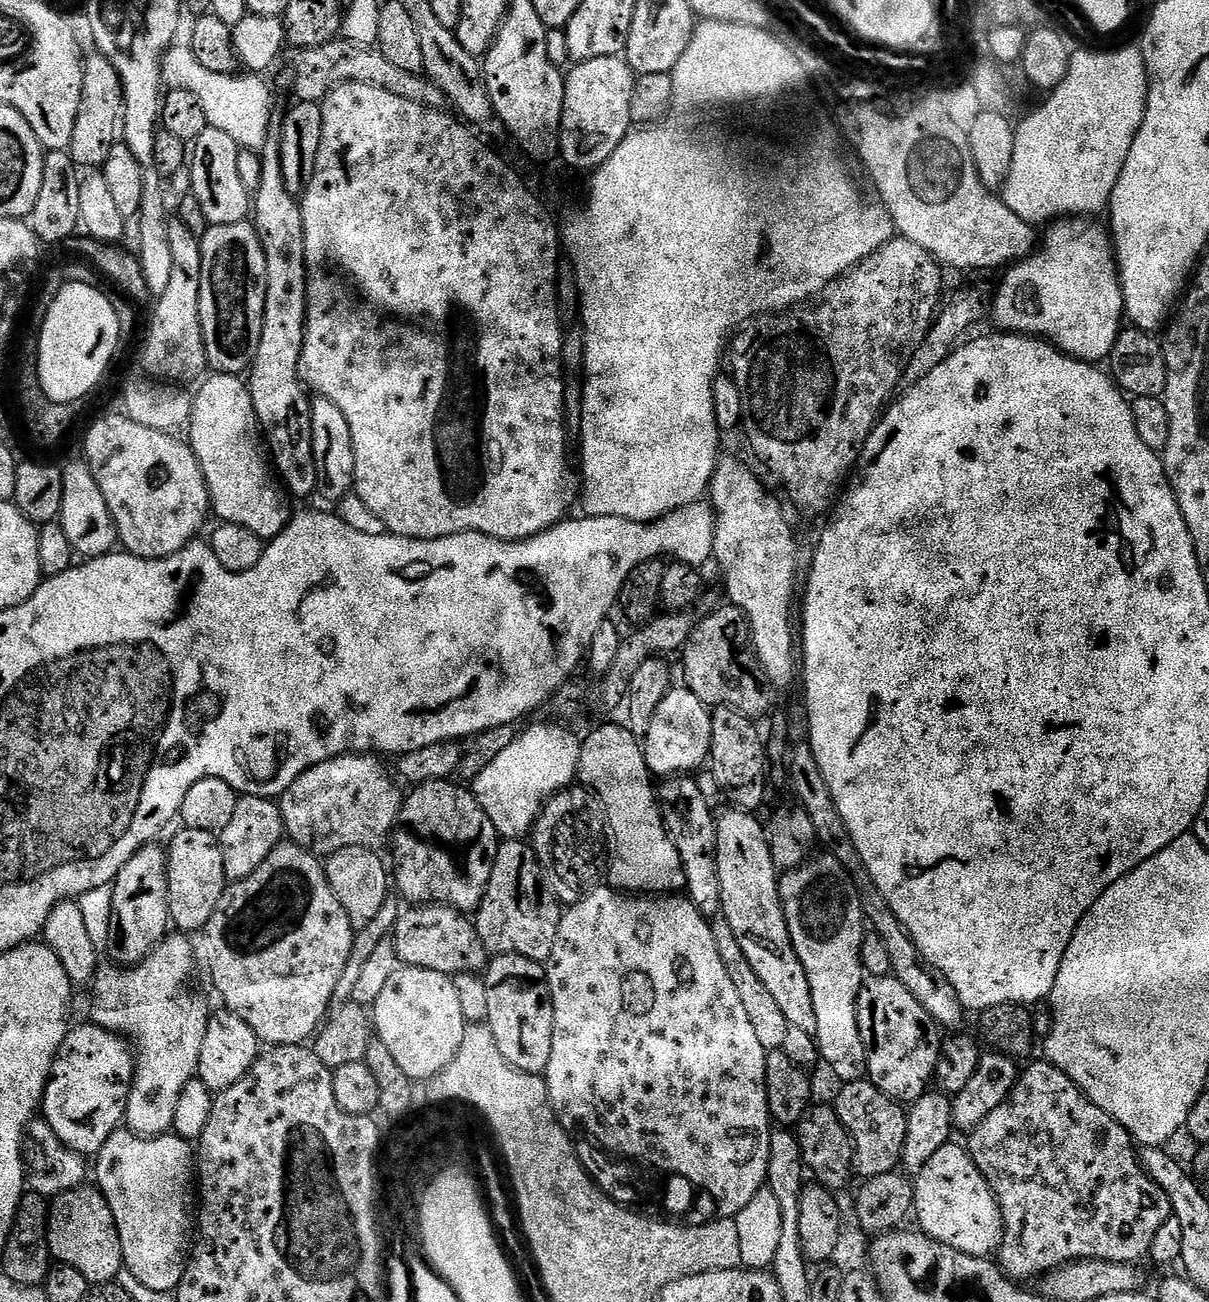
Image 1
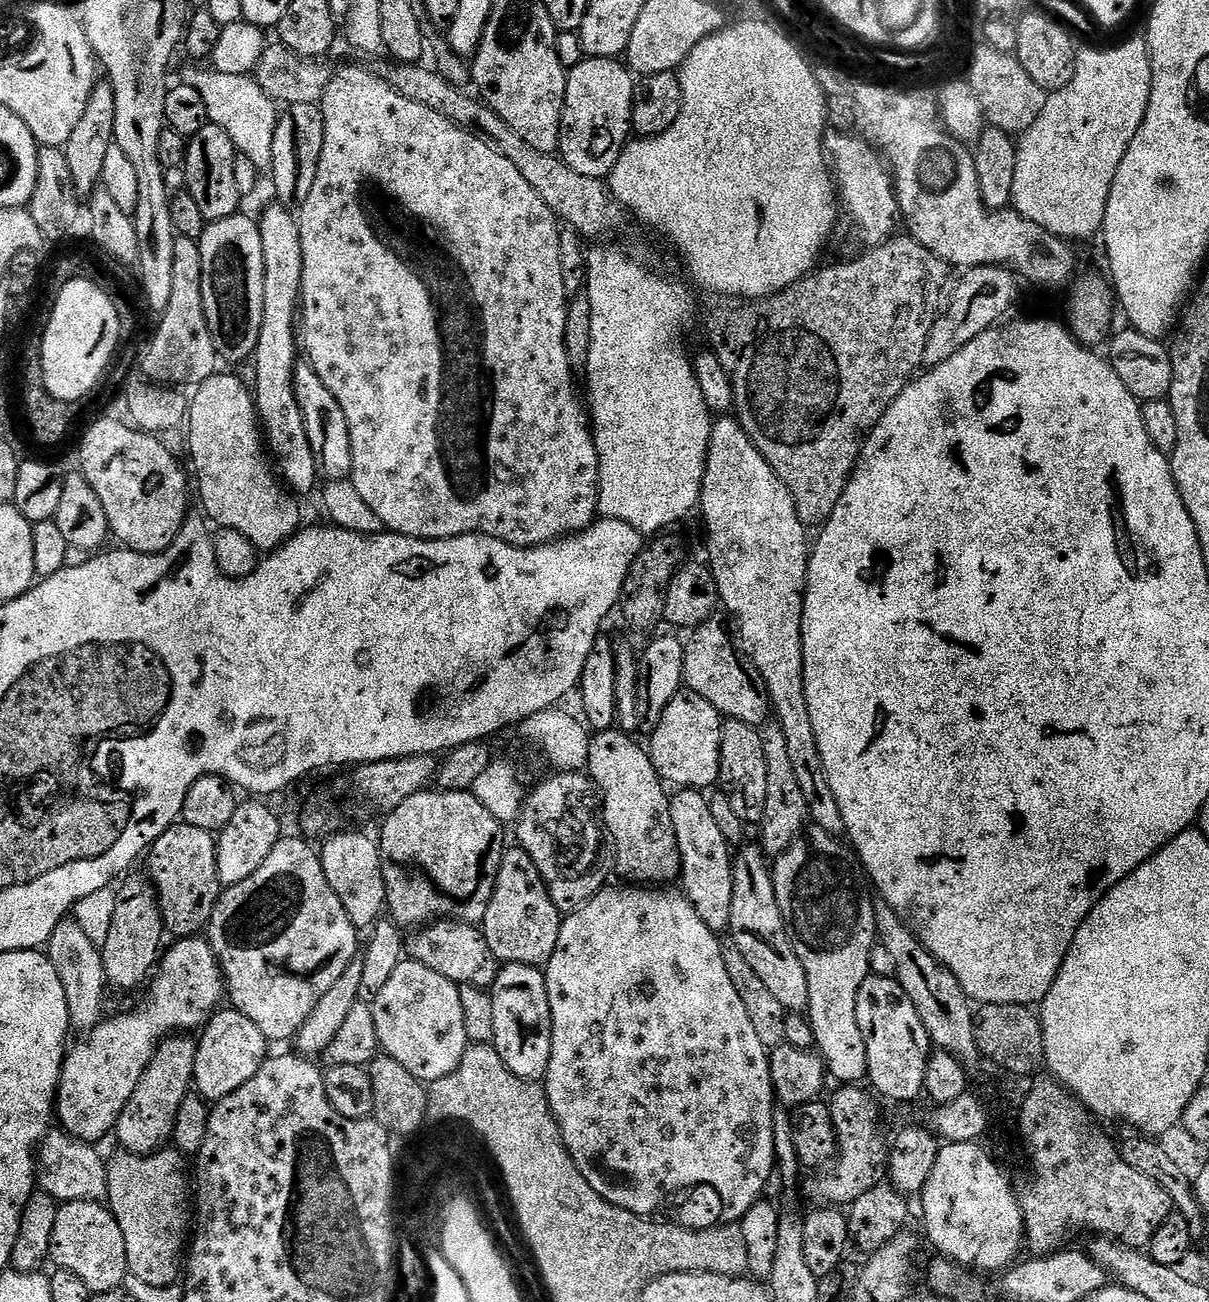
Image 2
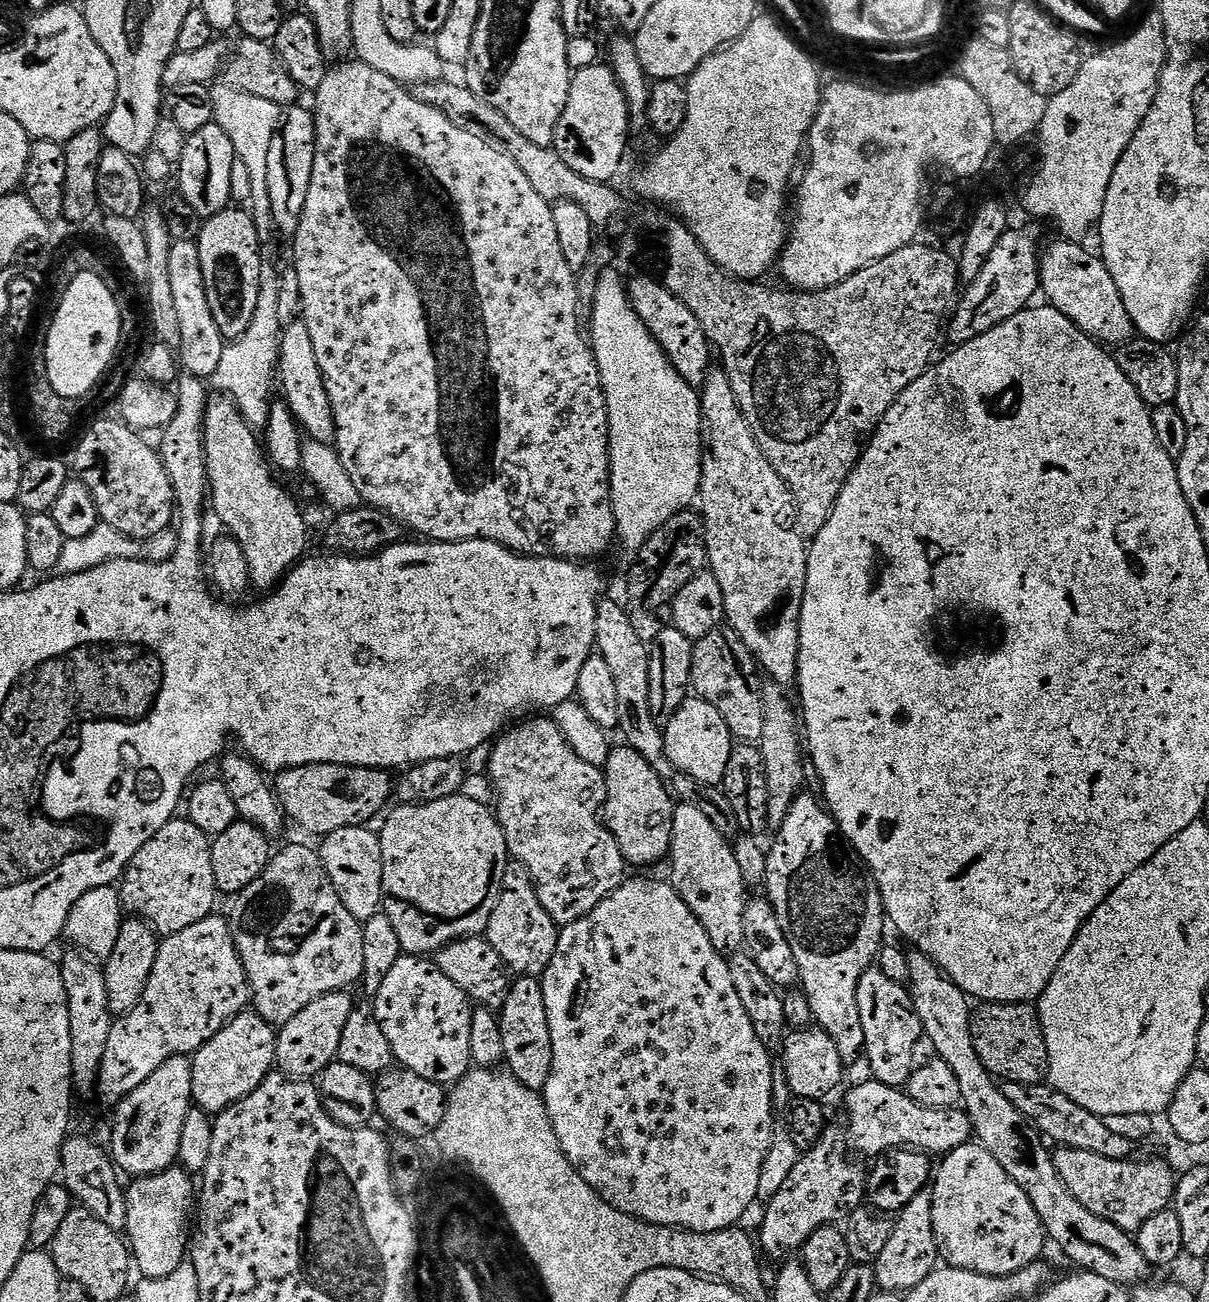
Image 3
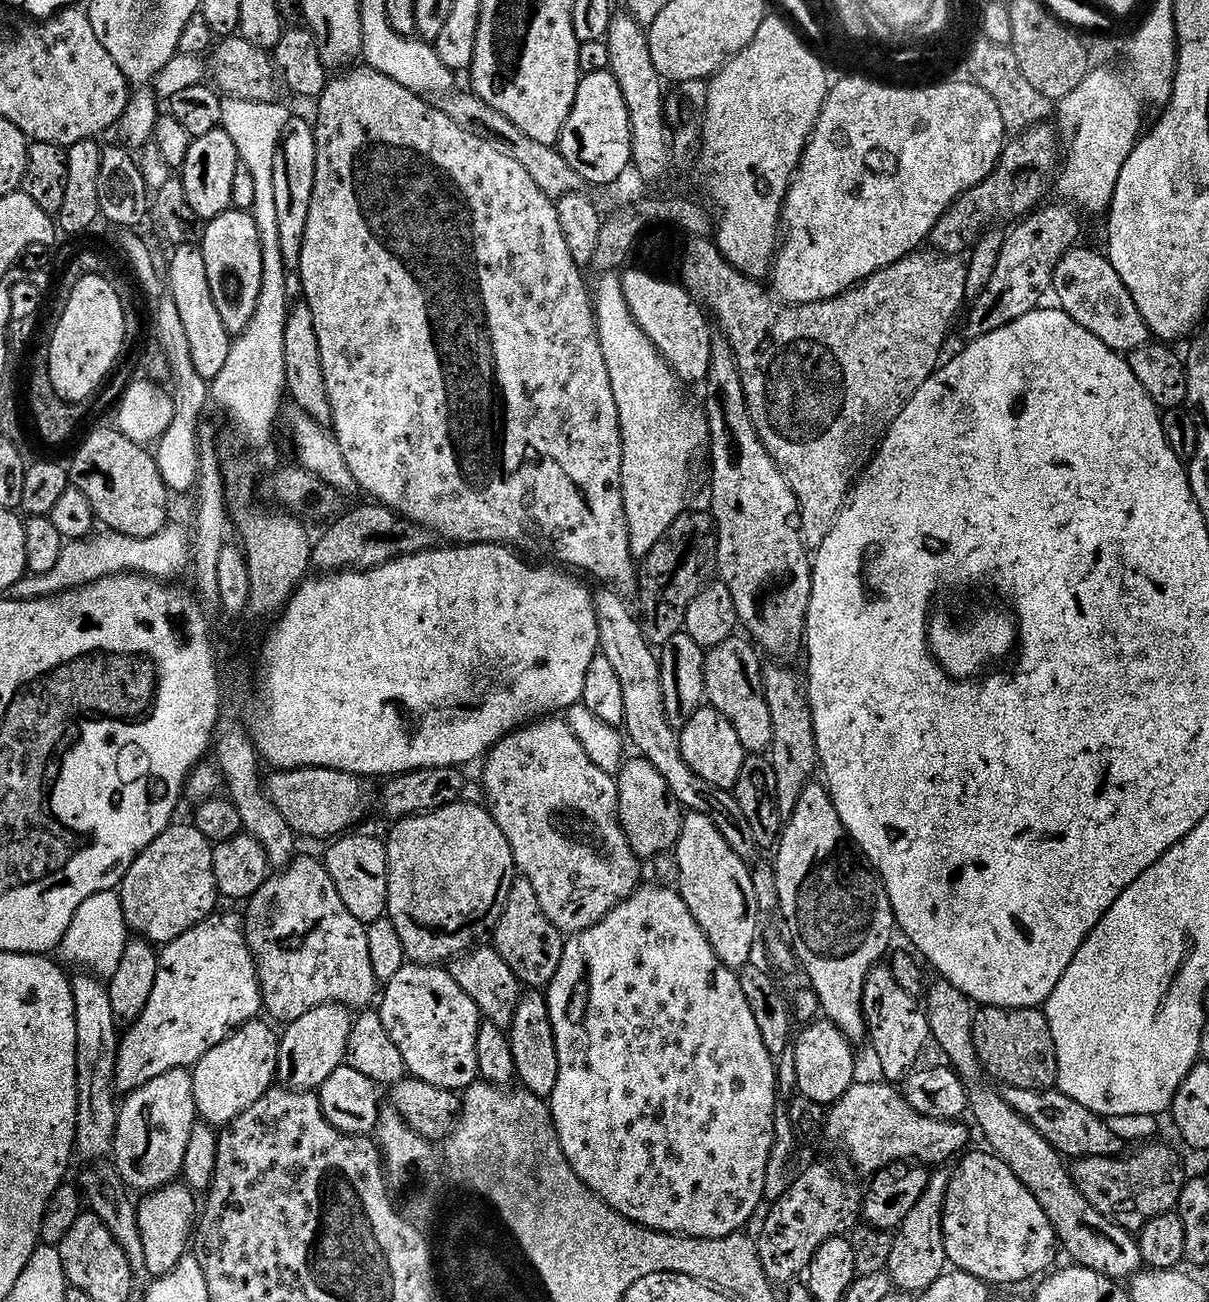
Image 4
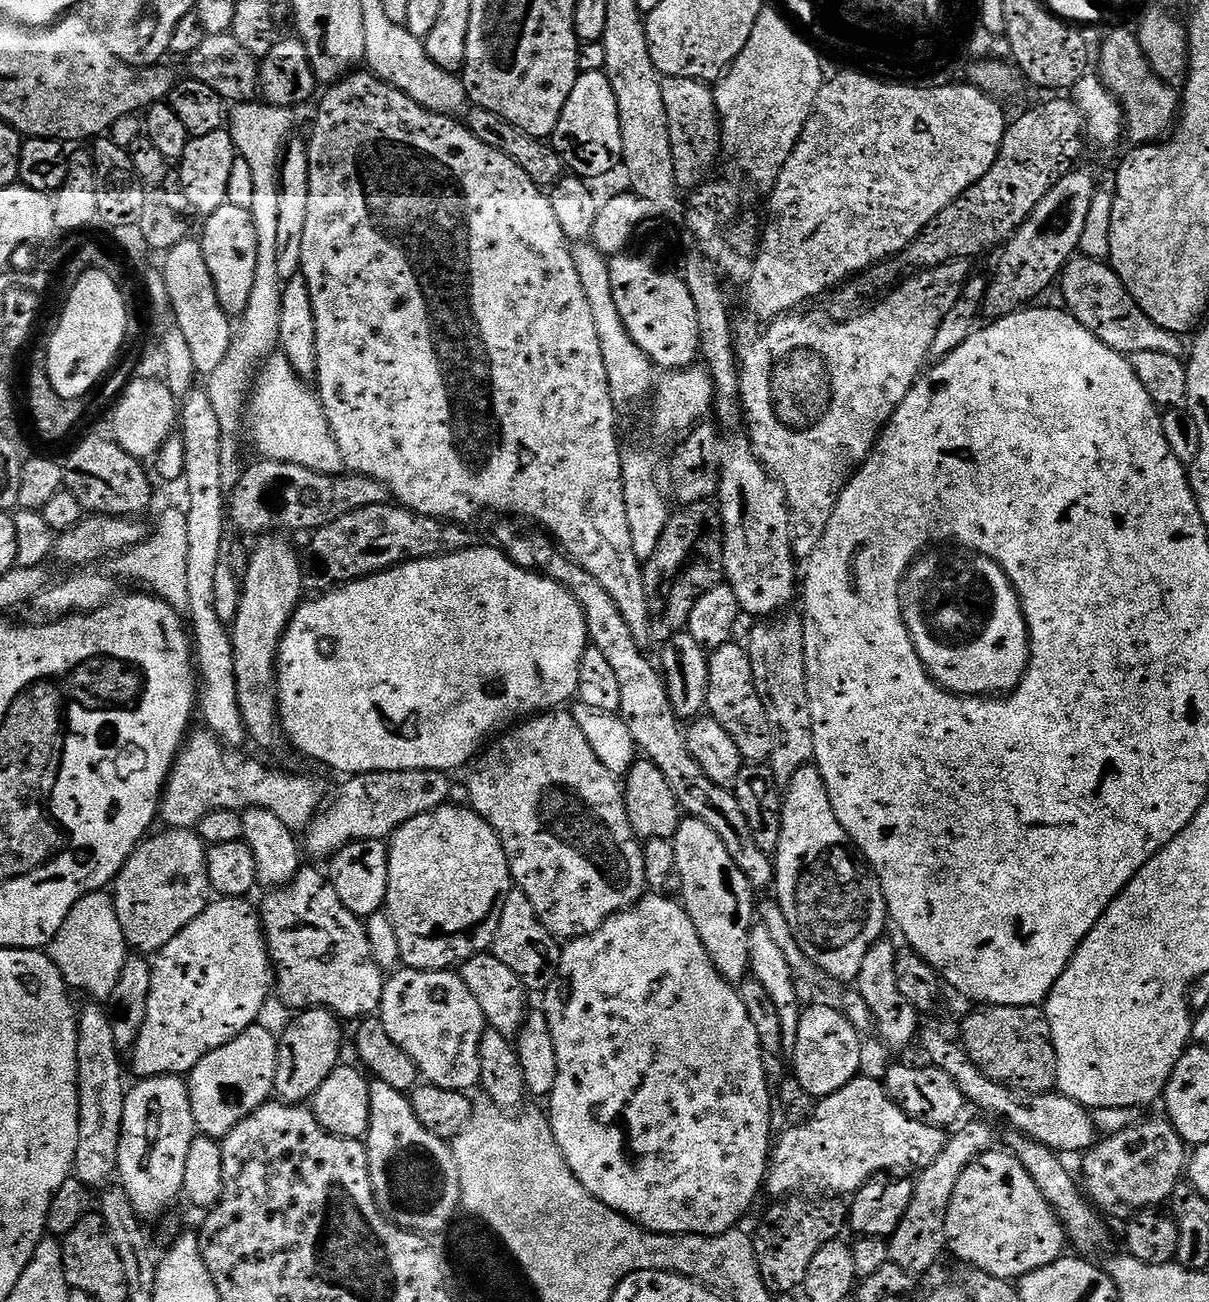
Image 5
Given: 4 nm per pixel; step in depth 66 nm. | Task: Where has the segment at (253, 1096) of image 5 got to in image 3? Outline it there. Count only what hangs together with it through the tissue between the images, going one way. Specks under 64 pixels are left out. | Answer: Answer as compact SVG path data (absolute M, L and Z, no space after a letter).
M245 1010L201 1046L191 1057L192 1098L195 1107L219 1114L243 1096L249 1096L273 1071L277 1063L277 1029L255 1011Z

